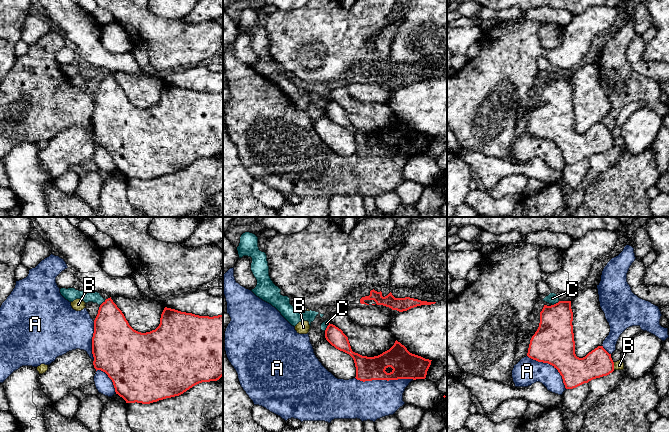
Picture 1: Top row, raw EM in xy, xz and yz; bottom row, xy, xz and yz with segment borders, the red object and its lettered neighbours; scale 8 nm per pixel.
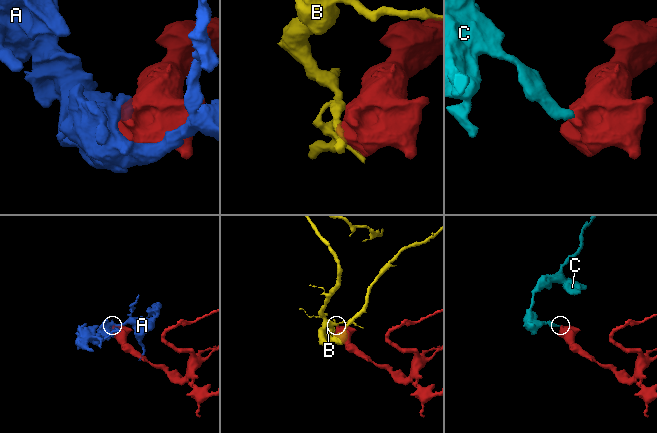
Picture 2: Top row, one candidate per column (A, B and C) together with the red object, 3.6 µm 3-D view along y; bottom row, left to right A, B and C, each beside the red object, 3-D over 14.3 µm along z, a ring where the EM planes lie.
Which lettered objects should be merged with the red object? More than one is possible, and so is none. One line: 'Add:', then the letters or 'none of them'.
Add: none of them

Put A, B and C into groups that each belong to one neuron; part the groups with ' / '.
A / B / C

